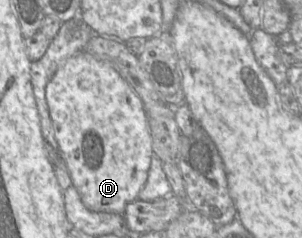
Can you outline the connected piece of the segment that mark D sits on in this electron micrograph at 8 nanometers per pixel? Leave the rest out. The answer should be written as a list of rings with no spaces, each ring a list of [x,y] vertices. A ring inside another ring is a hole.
[[[85,51],[62,64],[48,82],[45,96],[60,155],[82,203],[94,212],[123,215],[127,205],[138,199],[154,154],[144,103],[108,62]]]

